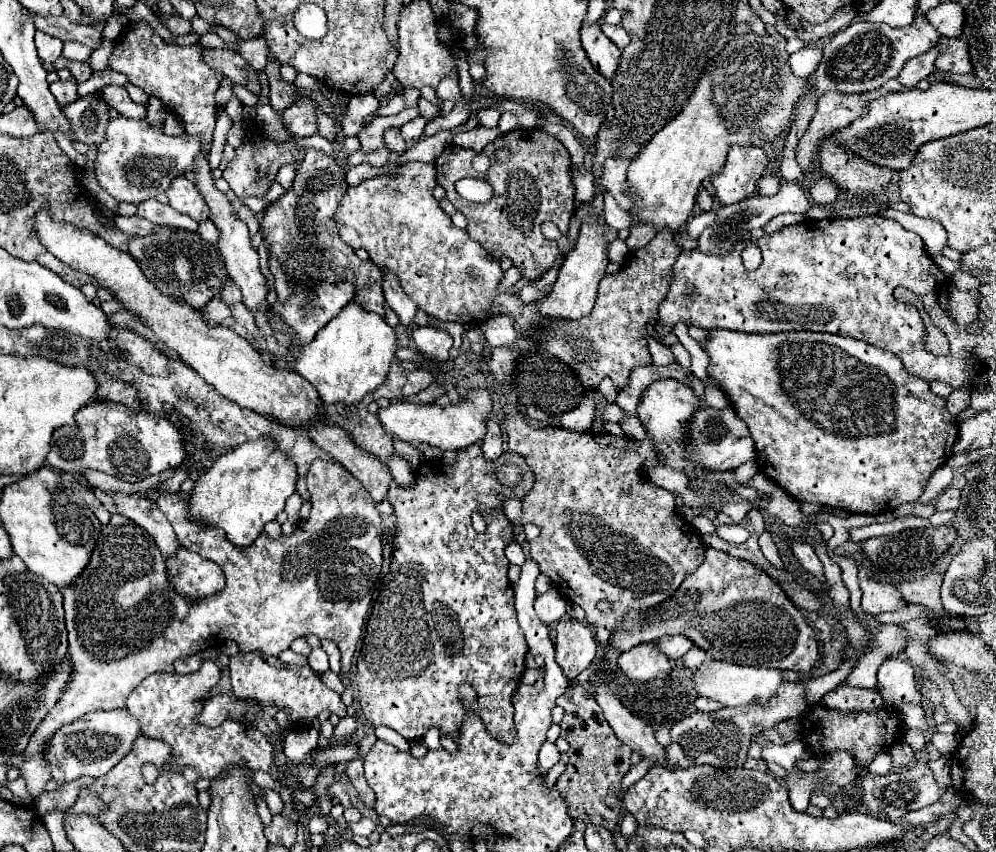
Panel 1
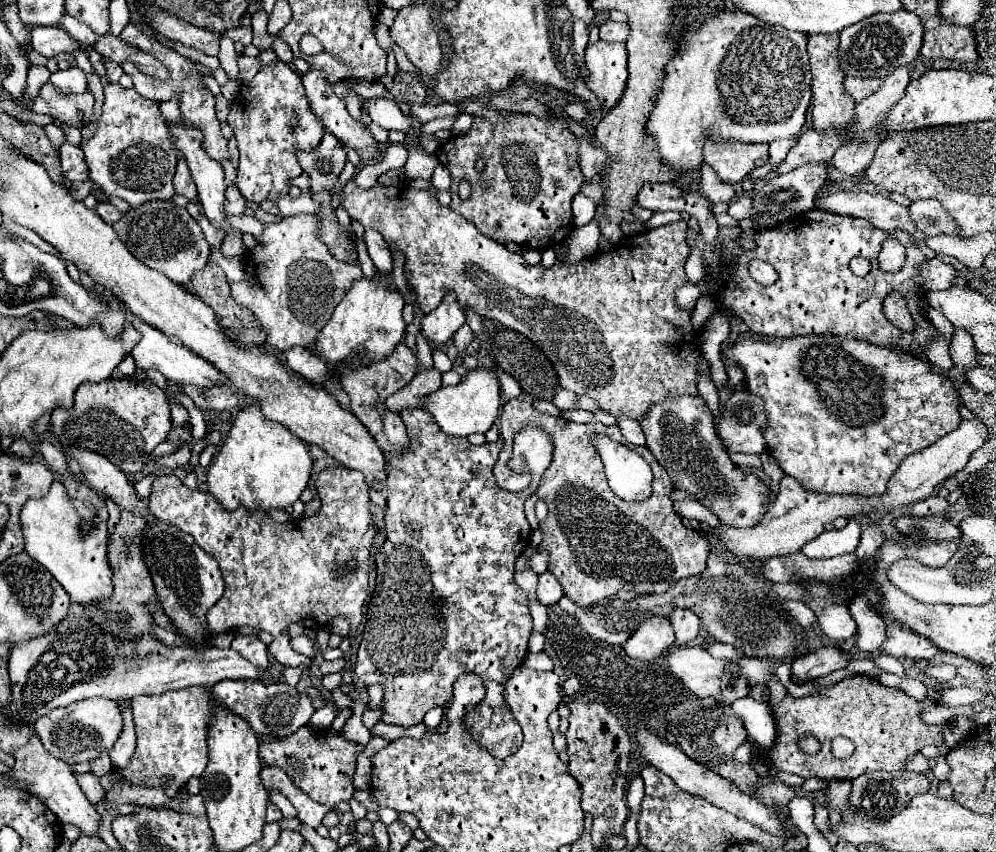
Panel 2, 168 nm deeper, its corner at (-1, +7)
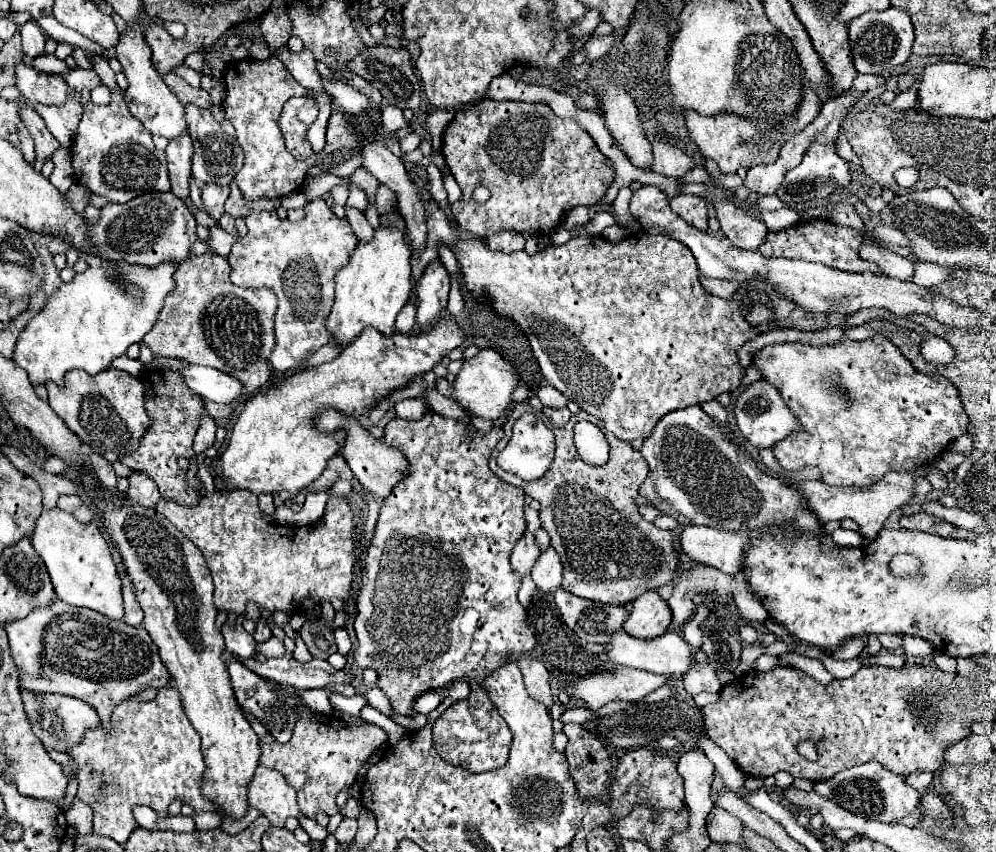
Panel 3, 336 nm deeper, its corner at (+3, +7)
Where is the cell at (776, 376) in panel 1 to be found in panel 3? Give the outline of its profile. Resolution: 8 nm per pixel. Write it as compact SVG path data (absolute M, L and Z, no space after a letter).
M881 334L863 342L845 340L839 346L811 346L803 342L775 344L751 356L763 380L779 390L783 402L801 424L801 430L773 446L775 458L785 470L815 466L821 474L821 482L827 486L865 488L879 482L891 470L905 472L921 466L945 452L969 426L957 388L943 376L925 376L917 372L899 348Z

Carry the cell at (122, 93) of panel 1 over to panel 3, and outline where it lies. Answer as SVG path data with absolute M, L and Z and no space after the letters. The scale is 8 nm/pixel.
M29 20L29 22L25 22L19 30L21 30L21 38L23 38L23 52L25 52L29 58L37 58L37 56L45 54L47 36L45 36L45 32L37 26L37 22Z

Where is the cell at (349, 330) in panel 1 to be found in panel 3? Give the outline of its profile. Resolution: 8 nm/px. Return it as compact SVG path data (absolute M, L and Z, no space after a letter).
M393 226L377 228L373 240L357 246L345 270L339 270L335 278L335 304L325 324L339 346L353 342L367 326L377 328L383 336L395 332L395 318L407 304L413 288L409 256L411 248L405 244L405 234Z

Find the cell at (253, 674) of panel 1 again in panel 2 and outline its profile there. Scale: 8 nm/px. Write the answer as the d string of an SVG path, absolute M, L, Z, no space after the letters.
M235 636L235 640L231 642L231 648L237 650L243 658L247 658L251 664L255 664L261 670L269 666L267 646L257 636Z

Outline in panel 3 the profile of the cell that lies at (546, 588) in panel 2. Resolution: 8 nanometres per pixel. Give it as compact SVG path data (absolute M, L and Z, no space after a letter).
M549 548L537 558L531 578L541 592L555 592L563 580L561 572L563 572L563 566L561 566L559 556L553 548Z

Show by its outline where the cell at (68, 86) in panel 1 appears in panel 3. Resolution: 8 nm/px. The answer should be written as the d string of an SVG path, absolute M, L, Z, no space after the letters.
M75 68L75 70L69 70L67 74L63 74L67 86L75 92L81 92L83 88L89 88L93 90L95 86L101 84L99 76L95 74L95 70L83 70L83 68Z

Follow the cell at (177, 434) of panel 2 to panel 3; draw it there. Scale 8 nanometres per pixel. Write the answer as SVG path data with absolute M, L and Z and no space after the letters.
M143 370L139 374L139 378L143 380L143 384L147 388L147 392L145 392L145 410L151 418L151 428L141 438L139 450L135 450L131 454L125 454L125 458L121 458L121 462L125 466L129 466L131 470L143 472L151 480L155 480L163 498L175 500L181 506L193 506L193 504L199 502L201 494L185 484L185 472L177 466L177 460L183 458L183 456L185 458L193 456L191 444L193 444L193 438L197 434L199 420L205 412L203 402L197 394L193 394L185 386L179 372Z

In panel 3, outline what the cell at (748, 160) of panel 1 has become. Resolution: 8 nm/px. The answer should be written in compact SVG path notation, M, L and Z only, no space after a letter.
M805 84L803 100L797 108L797 116L791 118L791 122L755 122L747 118L739 118L735 114L717 114L717 116L699 116L695 112L685 114L685 124L689 128L689 134L693 142L699 146L703 158L713 160L723 174L735 174L739 168L753 168L759 164L773 164L779 156L781 146L785 144L785 138L789 132L803 130L809 122L813 122L821 110L821 100L817 92L811 90L809 84Z

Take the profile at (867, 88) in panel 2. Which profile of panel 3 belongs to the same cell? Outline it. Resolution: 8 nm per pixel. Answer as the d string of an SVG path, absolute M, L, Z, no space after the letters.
M859 74L855 80L853 80L853 86L851 90L853 92L867 92L871 88L877 88L885 84L885 78L883 76L873 76L873 74Z

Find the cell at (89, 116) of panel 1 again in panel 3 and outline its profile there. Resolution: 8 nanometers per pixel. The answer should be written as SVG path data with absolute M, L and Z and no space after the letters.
M27 64L17 66L15 86L27 100L47 104L47 106L61 106L71 98L69 86L65 86L63 76L43 74L43 72L33 70Z

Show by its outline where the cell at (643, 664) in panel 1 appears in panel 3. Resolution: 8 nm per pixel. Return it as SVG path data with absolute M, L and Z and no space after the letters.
M649 590L633 602L633 610L623 624L623 630L633 634L633 638L657 638L667 632L669 624L671 610L667 602L661 600L655 590Z

